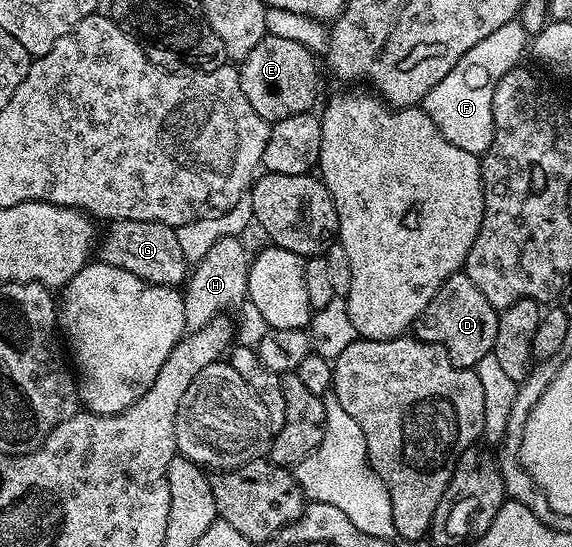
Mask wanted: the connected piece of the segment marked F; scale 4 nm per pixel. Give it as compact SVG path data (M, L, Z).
M513 19L505 26L493 30L489 38L481 38L469 54L465 54L429 90L429 94L422 102L422 109L427 117L437 126L437 130L453 146L461 146L461 150L469 150L469 154L482 157L489 150L495 133L493 122L493 90L497 90L497 82L509 74L509 70L520 63L519 60L529 48L529 34L525 31L518 19Z

